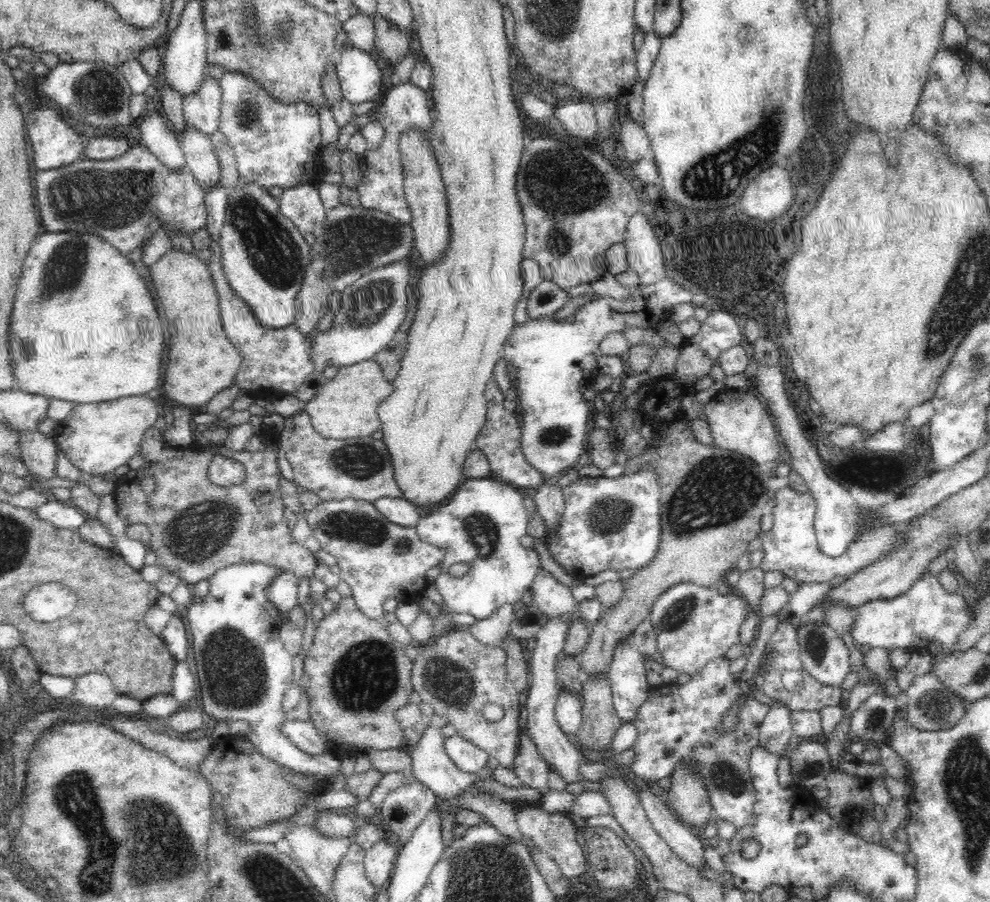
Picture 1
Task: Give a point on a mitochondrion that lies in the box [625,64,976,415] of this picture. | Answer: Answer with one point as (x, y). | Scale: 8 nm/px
(711, 181)

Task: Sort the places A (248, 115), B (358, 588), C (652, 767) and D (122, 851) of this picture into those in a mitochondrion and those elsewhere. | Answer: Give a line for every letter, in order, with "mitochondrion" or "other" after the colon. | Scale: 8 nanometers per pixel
A: mitochondrion
B: other
C: other
D: mitochondrion

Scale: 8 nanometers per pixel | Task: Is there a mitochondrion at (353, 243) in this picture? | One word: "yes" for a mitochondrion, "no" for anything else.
yes

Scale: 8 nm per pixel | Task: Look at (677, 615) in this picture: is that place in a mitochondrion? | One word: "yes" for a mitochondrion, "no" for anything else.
yes

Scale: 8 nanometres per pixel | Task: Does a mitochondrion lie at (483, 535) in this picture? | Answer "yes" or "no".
yes

